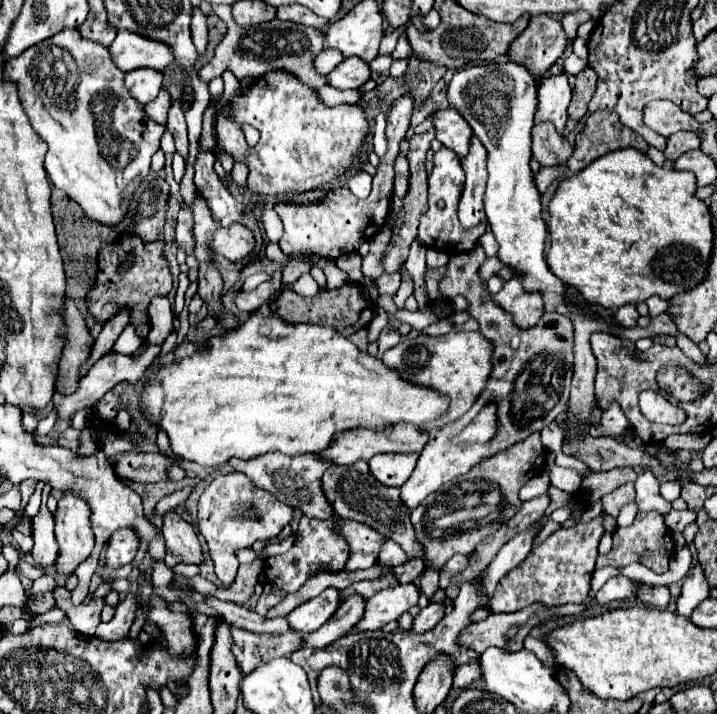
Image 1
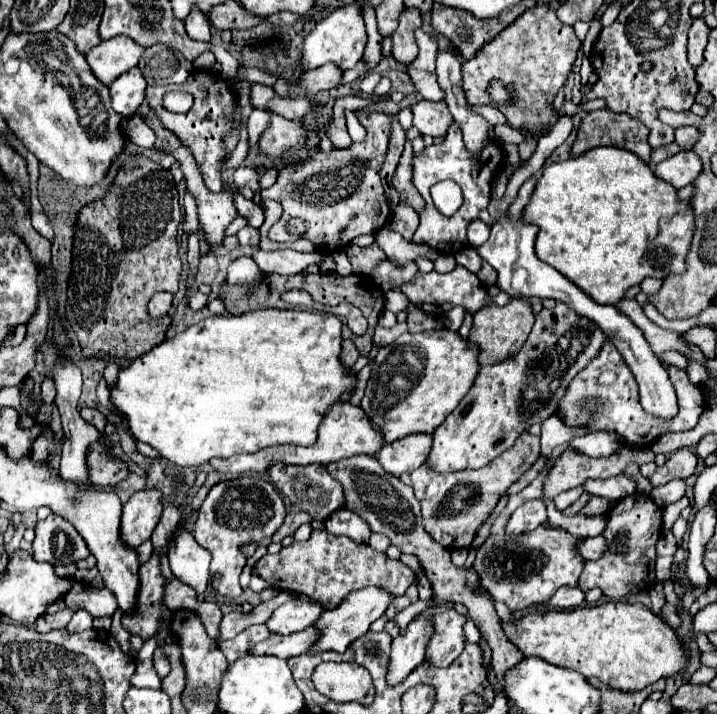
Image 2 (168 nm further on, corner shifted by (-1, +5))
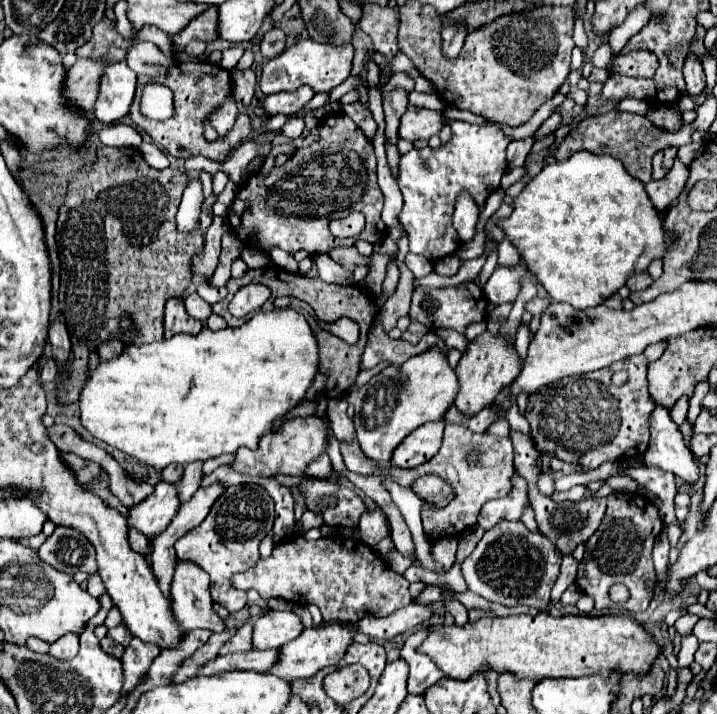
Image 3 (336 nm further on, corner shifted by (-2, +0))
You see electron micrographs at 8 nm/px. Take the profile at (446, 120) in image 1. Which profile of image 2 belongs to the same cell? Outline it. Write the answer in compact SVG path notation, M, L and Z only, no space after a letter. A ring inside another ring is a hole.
M419 100L413 106L413 126L425 136L445 136L447 128L451 126L453 116L445 102L431 102Z

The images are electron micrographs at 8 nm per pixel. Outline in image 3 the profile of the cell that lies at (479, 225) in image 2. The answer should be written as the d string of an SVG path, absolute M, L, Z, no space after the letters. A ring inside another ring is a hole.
M460 193L456 199L456 209L454 209L454 229L460 235L460 241L470 241L476 235L476 225L478 225L478 215L480 209L472 201L470 195Z

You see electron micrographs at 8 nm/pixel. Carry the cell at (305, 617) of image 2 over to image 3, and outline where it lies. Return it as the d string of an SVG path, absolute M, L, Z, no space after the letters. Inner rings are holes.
M268 611L254 623L254 647L272 649L286 645L304 631L302 619L292 611Z

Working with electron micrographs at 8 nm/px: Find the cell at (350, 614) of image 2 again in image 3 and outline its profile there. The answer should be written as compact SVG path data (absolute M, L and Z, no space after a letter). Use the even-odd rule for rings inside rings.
M350 621L346 625L328 623L324 627L308 627L302 631L302 635L296 641L290 641L288 645L280 647L280 659L268 673L274 673L286 681L292 681L296 677L312 677L316 671L320 671L328 665L338 665L338 661L344 657L344 653L348 649L348 645L354 643L356 633L358 631L356 631L354 621Z

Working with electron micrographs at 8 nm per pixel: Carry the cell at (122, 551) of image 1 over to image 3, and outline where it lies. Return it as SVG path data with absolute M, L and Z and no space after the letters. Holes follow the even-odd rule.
M160 481L148 499L128 509L128 525L142 531L148 539L154 539L168 527L178 511L178 505L174 485Z

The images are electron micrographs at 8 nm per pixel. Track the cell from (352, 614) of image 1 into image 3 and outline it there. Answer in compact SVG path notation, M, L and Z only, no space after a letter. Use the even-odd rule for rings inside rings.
M252 649L248 653L218 655L202 667L200 675L216 675L222 671L268 671L276 665L276 653L280 653L280 649Z

